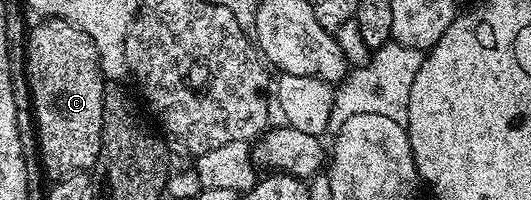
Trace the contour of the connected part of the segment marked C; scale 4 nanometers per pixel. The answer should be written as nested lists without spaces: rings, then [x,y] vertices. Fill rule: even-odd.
[[[49,17],[37,22],[36,26],[32,25],[27,30],[25,71],[28,72],[29,91],[32,92],[36,137],[40,142],[39,163],[47,176],[49,173],[52,179],[59,179],[91,170],[91,165],[99,162],[106,78],[100,70],[98,47],[94,47],[94,39],[90,39],[86,31],[63,21],[61,17]]]

